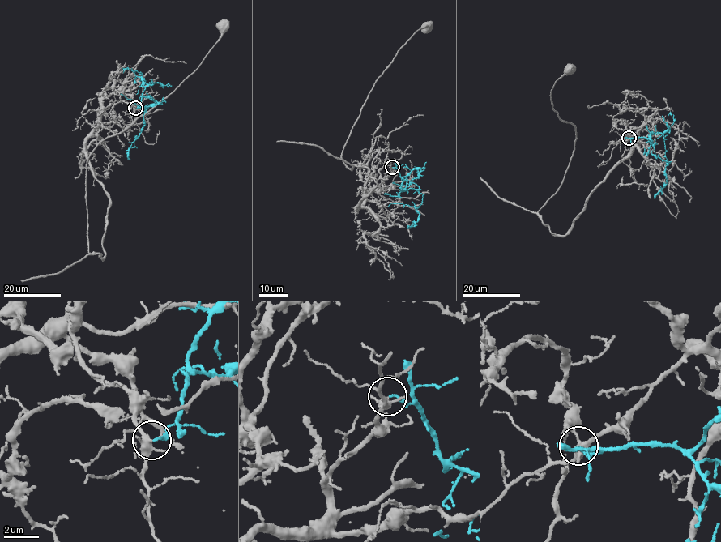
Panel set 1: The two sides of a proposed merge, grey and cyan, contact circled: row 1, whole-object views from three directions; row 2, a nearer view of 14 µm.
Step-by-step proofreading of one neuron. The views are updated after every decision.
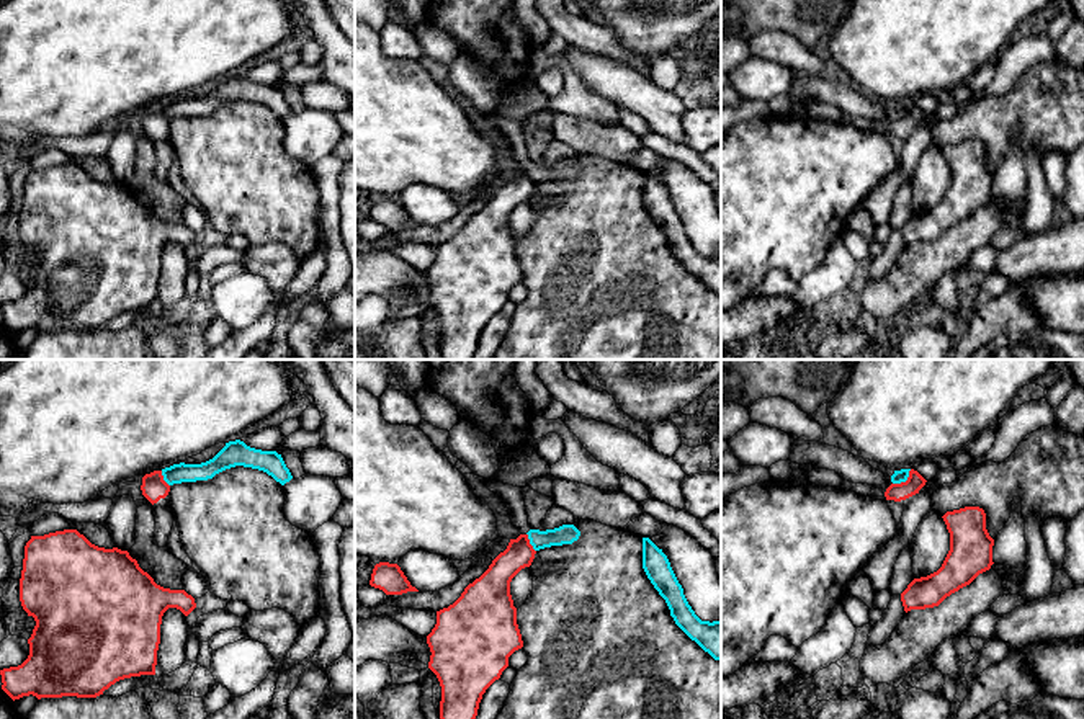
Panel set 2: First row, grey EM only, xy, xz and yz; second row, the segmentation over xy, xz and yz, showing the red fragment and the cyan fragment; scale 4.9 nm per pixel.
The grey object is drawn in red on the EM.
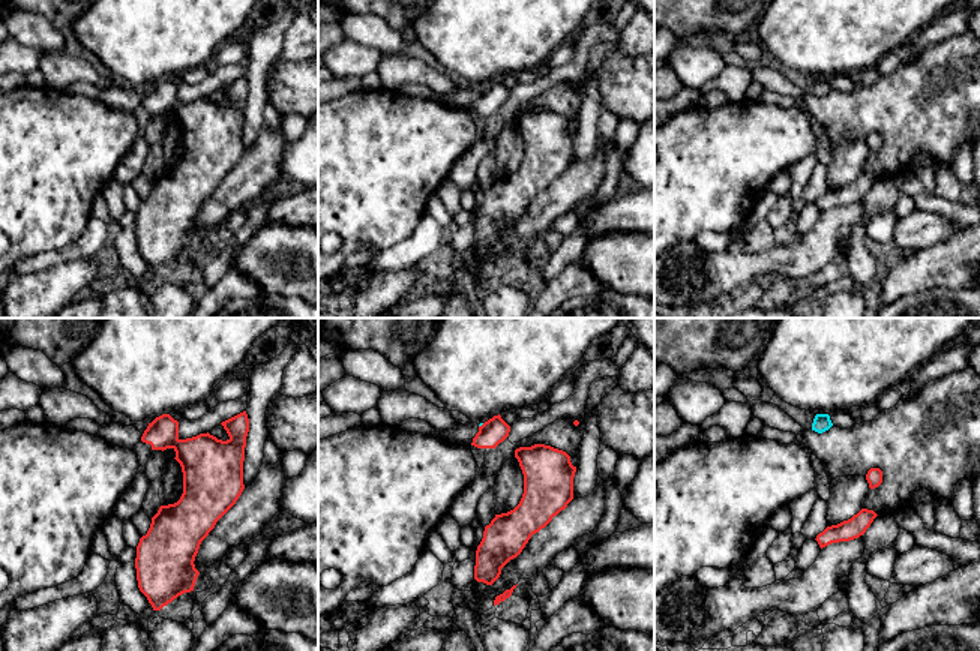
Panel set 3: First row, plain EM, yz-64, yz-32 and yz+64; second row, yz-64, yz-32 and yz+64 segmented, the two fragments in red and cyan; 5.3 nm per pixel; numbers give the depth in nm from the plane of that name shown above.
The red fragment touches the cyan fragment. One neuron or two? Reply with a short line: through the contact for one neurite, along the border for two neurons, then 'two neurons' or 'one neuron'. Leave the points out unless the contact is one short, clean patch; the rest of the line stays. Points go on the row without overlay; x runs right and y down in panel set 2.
line yz (911, 103), (904, 115), (893, 118); two neurons

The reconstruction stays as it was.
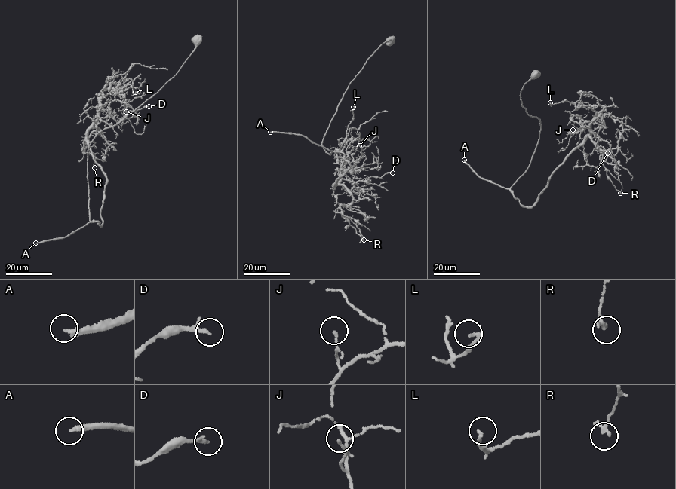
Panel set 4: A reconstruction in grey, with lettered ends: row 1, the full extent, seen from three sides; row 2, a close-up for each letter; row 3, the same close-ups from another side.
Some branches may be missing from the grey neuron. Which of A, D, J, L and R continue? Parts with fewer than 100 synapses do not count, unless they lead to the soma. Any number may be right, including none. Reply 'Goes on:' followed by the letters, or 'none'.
Goes on: A

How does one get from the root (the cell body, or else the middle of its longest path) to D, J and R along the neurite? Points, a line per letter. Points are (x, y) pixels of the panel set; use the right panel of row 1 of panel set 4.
D: (535, 74), (520, 95), (541, 126), (530, 164), (510, 188), (520, 203), (531, 206), (591, 132), (607, 153)
J: (535, 74), (520, 95), (541, 126), (510, 188), (521, 204), (533, 205), (601, 117), (573, 129)
R: (535, 74), (520, 95), (539, 141), (512, 194), (531, 206), (588, 136), (606, 149), (600, 160), (620, 193)

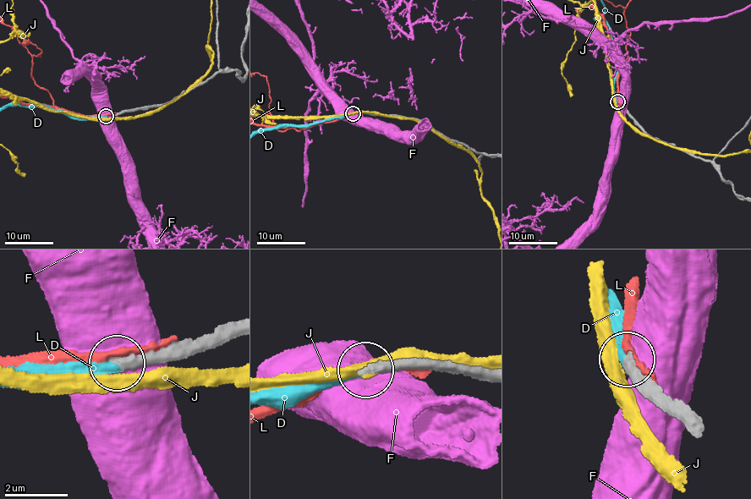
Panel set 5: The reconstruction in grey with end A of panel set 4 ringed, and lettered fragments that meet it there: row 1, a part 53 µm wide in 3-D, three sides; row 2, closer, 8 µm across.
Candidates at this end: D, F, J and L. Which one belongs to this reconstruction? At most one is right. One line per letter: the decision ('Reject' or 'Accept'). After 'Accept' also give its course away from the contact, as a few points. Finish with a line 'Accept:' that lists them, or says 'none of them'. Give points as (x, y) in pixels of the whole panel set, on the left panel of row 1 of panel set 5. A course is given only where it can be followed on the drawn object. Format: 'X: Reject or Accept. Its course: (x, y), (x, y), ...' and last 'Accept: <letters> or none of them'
D: Accept
F: Reject
J: Reject
L: Reject
Accept: D

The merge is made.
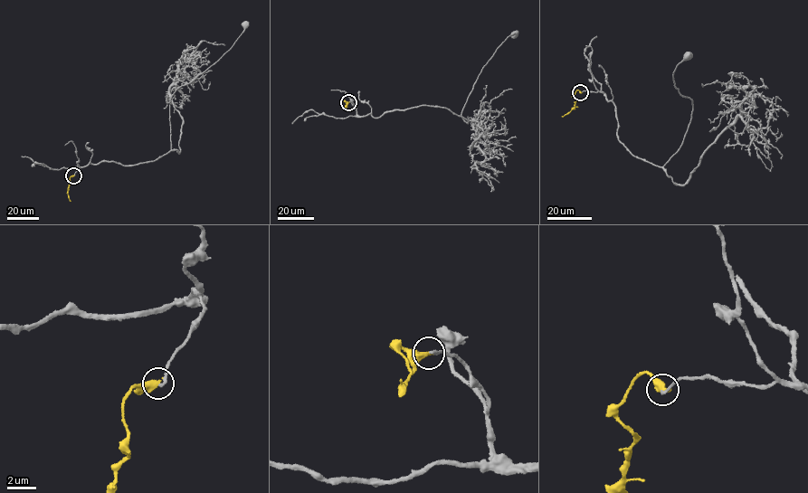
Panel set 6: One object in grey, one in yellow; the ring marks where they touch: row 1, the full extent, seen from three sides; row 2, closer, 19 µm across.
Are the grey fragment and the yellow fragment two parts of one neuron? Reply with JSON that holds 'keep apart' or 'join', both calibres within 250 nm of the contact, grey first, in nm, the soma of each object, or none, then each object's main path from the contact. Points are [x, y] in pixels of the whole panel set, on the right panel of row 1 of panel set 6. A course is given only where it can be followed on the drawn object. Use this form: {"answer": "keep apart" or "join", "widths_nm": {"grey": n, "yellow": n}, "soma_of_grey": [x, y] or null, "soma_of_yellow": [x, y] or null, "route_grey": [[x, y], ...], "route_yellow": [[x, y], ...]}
{"answer": "keep apart", "widths_nm": {"grey": 190, "yellow": 440}, "soma_of_grey": [688, 55], "soma_of_yellow": null, "route_grey": [[580, 93], [604, 94], [621, 143], [660, 167], [689, 122], [692, 99], [673, 79], [688, 55]], "route_yellow": [[580, 93], [575, 91], [575, 108], [561, 116]]}

